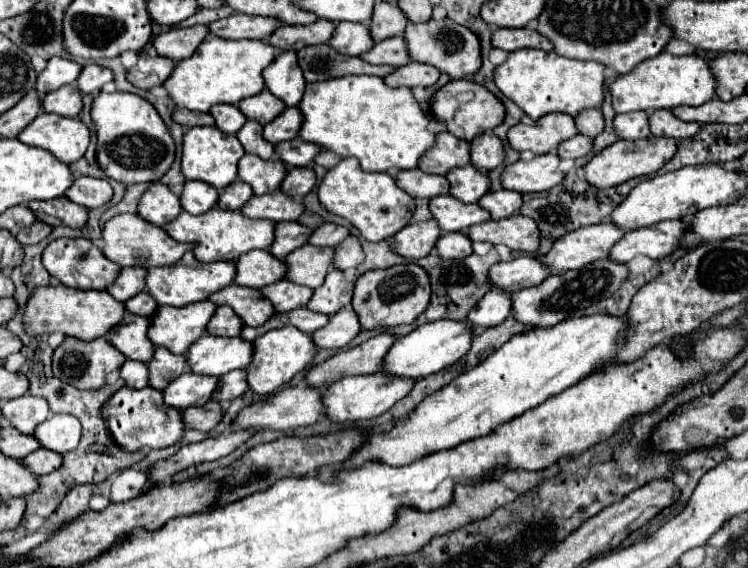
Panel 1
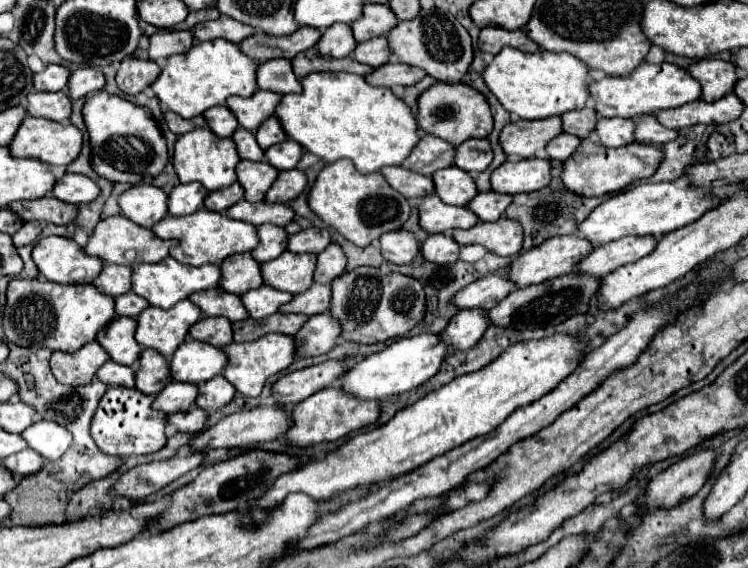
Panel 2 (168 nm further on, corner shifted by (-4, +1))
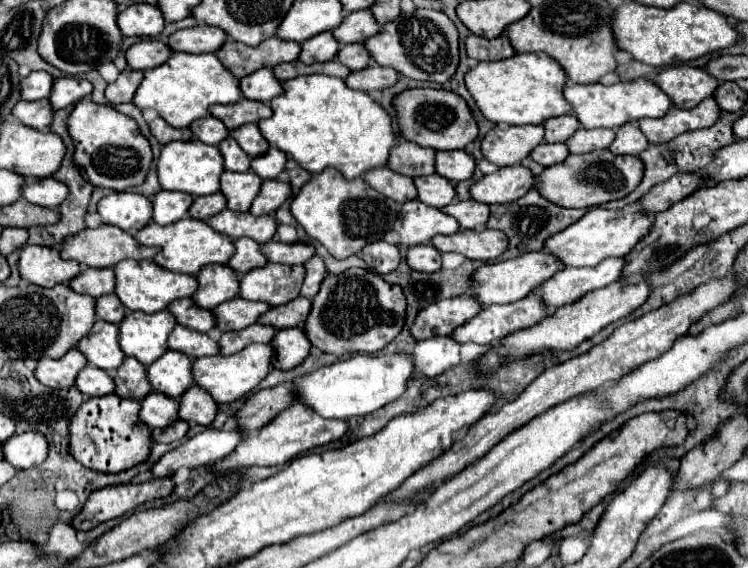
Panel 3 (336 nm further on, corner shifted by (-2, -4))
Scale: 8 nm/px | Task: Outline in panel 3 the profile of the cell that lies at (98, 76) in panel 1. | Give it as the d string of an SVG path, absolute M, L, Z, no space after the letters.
M69 76L55 78L53 88L51 88L51 96L49 96L51 108L53 110L67 108L67 106L75 104L77 100L89 96L91 90L93 90L93 86L87 80L77 80L77 78L69 78Z

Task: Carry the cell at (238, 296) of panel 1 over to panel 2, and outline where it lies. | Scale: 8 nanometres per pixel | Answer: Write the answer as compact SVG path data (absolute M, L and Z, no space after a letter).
M219 287L193 293L189 299L195 305L201 307L203 315L209 315L209 317L219 317L221 315L221 317L227 317L231 321L249 319L249 313L245 311L245 305L241 303L241 297L233 295L233 293L227 293L227 291L221 291Z

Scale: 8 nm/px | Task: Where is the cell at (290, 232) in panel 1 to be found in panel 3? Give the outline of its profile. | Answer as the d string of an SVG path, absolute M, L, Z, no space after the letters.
M239 238L233 242L235 244L235 252L231 256L231 260L227 262L227 266L231 270L235 270L237 274L245 274L253 268L261 268L267 264L267 260L263 258L259 244L253 242L251 238Z

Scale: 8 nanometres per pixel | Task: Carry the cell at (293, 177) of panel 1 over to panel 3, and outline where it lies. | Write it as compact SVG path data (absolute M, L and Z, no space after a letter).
M263 180L259 196L251 204L251 214L253 216L263 216L263 214L273 214L287 198L291 196L291 186L287 182L277 182L277 180Z

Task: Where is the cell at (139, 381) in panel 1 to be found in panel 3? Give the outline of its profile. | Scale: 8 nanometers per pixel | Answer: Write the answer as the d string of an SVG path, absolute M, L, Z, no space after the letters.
M87 364L85 368L79 370L79 376L75 378L75 386L85 396L105 396L115 390L113 378L107 372L103 372L101 368L93 368L91 364Z

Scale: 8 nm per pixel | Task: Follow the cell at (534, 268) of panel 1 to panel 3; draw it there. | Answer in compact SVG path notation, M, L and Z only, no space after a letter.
M455 296L439 300L417 314L409 332L415 340L449 336L457 326L471 320L471 316L475 316L479 310L481 306L475 300L471 300L471 296Z

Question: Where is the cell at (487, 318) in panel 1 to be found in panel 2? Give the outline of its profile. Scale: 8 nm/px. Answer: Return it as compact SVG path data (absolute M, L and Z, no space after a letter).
M459 311L441 333L451 351L471 349L487 331L489 319L485 319L485 311Z

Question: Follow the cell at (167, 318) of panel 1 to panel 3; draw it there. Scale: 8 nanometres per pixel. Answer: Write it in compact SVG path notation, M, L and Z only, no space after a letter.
M167 310L155 314L127 312L119 322L119 346L127 356L149 366L165 354L167 336L175 324L177 320Z

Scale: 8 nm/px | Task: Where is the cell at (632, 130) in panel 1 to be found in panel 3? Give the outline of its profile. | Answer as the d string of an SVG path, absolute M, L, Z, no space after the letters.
M579 128L565 144L571 154L585 154L585 152L609 148L613 140L615 140L615 130L611 128L593 128L593 130Z

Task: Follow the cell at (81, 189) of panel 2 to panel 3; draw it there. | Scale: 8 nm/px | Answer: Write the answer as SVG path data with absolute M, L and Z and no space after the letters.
M43 178L43 180L27 180L23 184L21 198L45 206L45 208L57 208L65 198L67 198L69 188L63 182L57 182L55 178Z

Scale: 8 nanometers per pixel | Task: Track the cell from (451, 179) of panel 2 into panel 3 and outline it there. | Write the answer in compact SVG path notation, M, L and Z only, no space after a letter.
M431 174L431 176L421 176L413 178L415 188L417 188L417 198L433 208L443 208L451 204L455 198L455 188L451 182L447 182L443 176Z

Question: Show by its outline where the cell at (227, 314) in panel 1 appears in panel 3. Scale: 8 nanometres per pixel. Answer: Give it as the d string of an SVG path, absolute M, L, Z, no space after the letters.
M183 326L173 328L173 332L167 340L167 346L171 350L187 354L191 360L201 358L201 356L219 354L219 344L215 340L211 340L207 334L199 334L195 330L189 330L189 328L183 328Z

